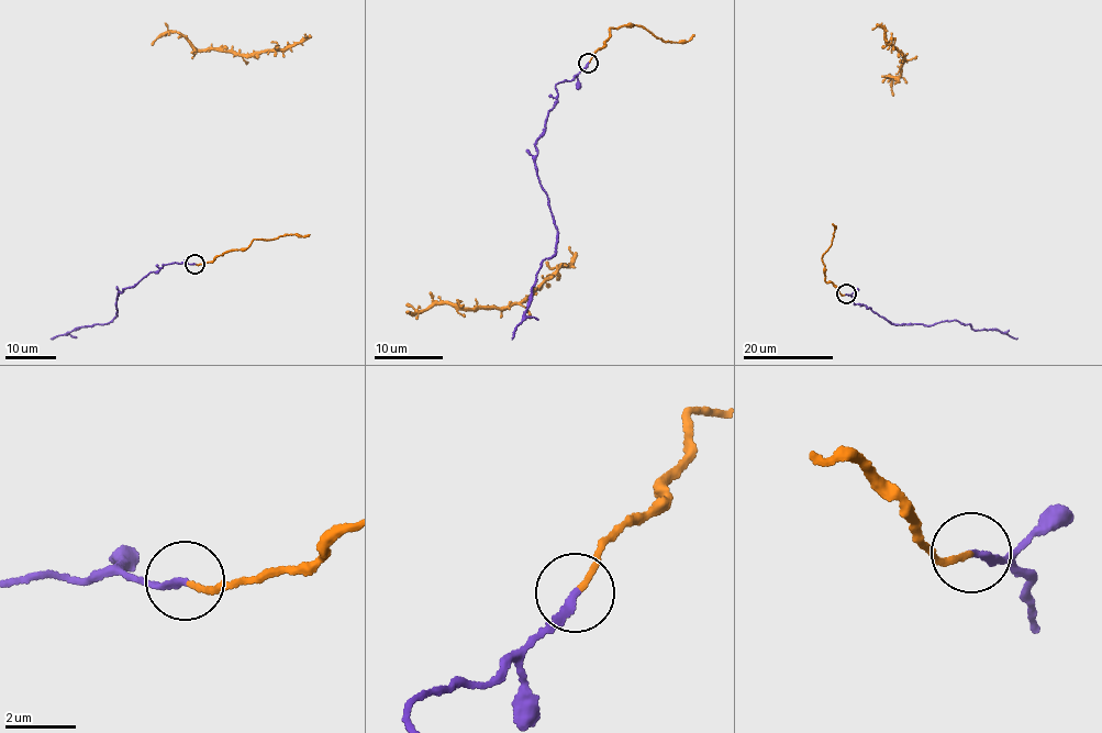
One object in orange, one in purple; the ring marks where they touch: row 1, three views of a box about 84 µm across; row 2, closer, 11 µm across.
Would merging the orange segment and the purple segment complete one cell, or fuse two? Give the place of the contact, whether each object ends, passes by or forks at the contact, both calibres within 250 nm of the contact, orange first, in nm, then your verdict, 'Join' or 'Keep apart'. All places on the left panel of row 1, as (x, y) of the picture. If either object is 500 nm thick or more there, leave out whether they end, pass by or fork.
Place: (195, 264). At the ring orange ends. At the ring purple ends. Thickness 150 nm (orange) against 180 nm. Join

